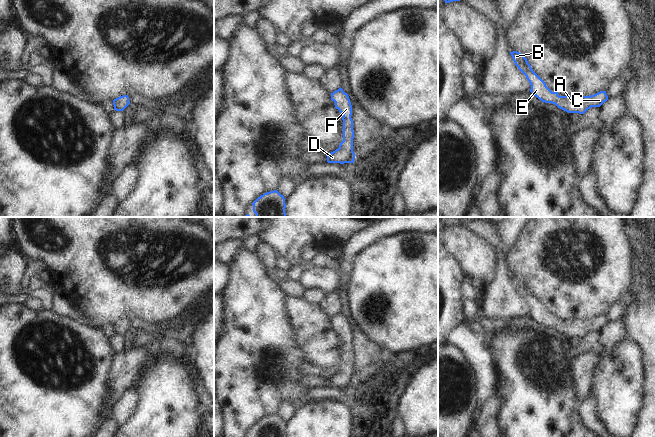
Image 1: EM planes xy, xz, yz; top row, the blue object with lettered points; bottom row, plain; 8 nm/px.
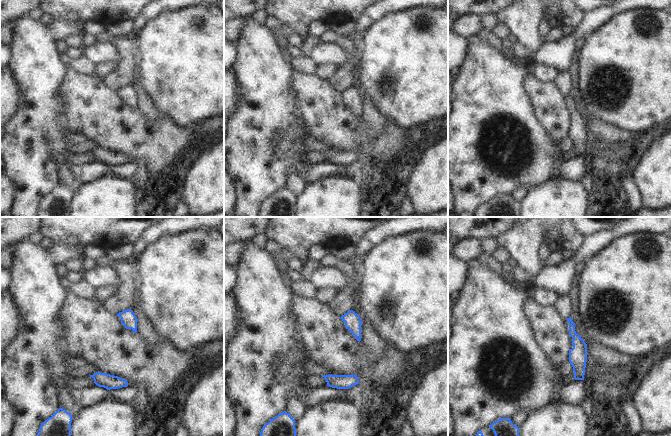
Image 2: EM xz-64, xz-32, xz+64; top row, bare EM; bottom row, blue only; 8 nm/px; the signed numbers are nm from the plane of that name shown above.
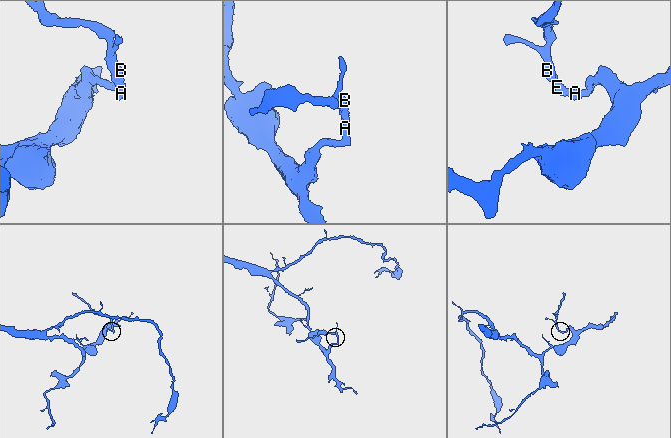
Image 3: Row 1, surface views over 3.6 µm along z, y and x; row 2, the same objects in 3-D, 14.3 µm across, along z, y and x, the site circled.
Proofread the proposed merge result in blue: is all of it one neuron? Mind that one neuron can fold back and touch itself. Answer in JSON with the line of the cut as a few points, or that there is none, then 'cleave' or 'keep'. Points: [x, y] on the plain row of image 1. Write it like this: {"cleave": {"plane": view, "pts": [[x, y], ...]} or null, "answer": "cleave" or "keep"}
{"cleave": null, "answer": "keep"}

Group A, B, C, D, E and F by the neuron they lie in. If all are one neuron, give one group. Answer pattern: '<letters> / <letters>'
A B C D E F

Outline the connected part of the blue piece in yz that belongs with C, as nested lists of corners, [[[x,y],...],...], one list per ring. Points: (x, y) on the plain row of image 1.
[[[510,276],[515,289],[526,300],[531,309],[530,316],[545,327],[555,328],[568,337],[584,338],[591,331],[600,331],[608,324],[606,315],[600,315],[590,320],[559,320],[552,316],[546,307],[532,294],[527,283],[519,276]]]

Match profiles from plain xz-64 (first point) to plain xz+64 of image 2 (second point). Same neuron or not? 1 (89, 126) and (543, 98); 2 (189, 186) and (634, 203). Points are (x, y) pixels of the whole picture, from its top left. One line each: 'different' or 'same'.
1: same
2: different

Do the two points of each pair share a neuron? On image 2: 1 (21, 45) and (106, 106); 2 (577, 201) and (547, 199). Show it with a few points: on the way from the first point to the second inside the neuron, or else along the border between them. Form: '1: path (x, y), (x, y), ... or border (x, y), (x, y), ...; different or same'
1: border (68, 68), (60, 87), (60, 99); different
2: path (570, 201), (554, 201); same

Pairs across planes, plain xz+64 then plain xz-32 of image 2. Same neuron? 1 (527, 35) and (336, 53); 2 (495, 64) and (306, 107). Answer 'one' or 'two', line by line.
1: two
2: two

